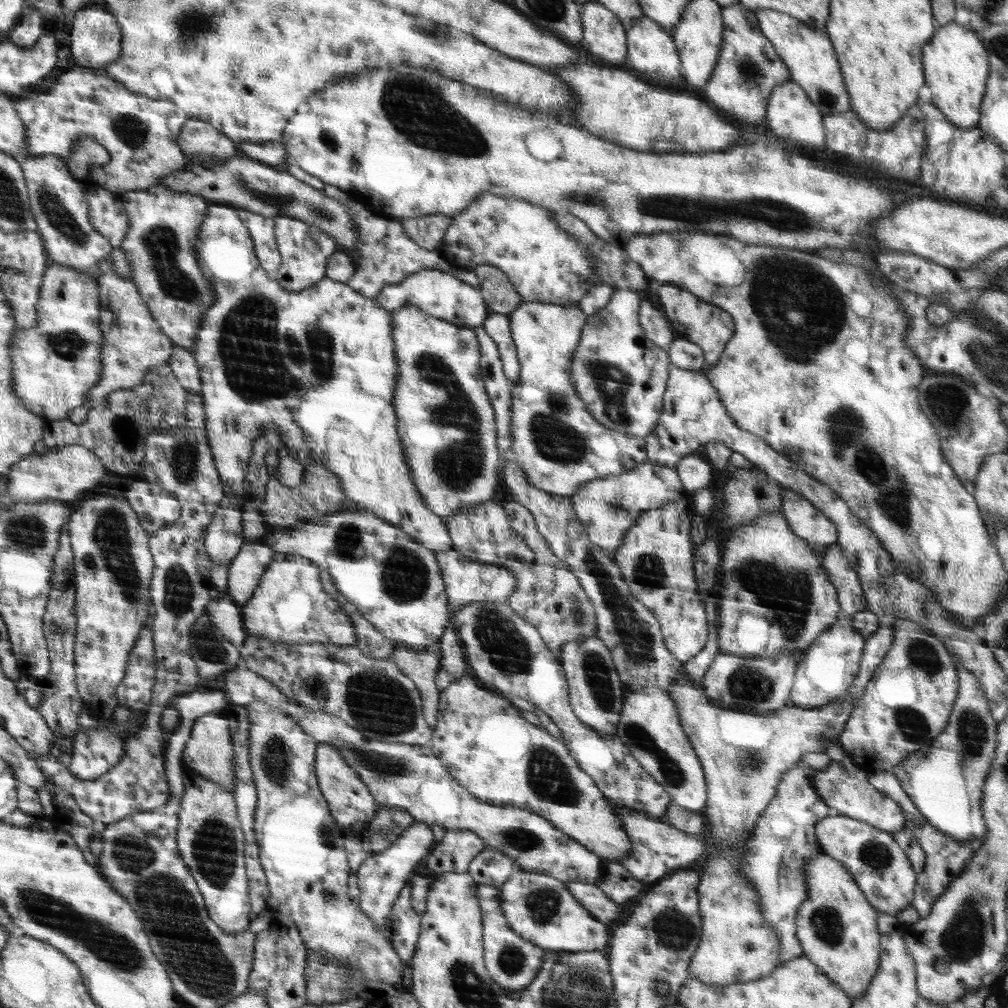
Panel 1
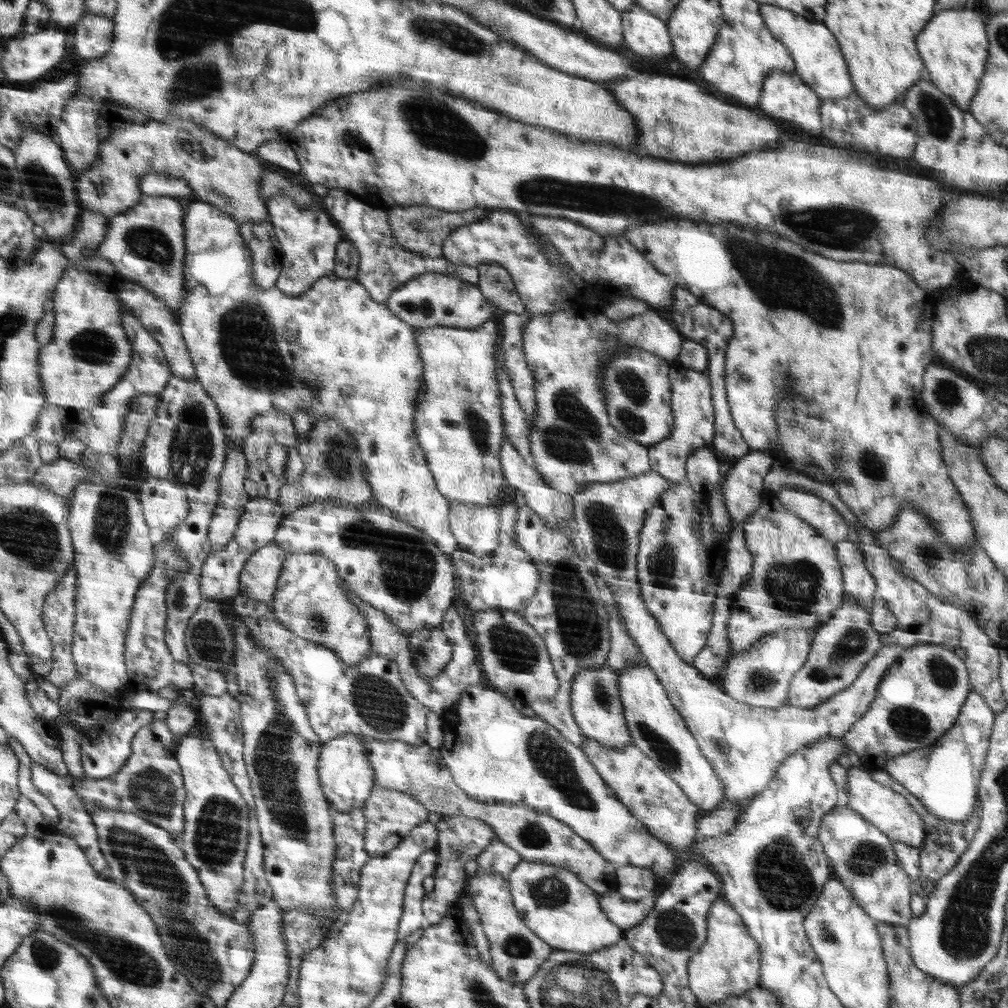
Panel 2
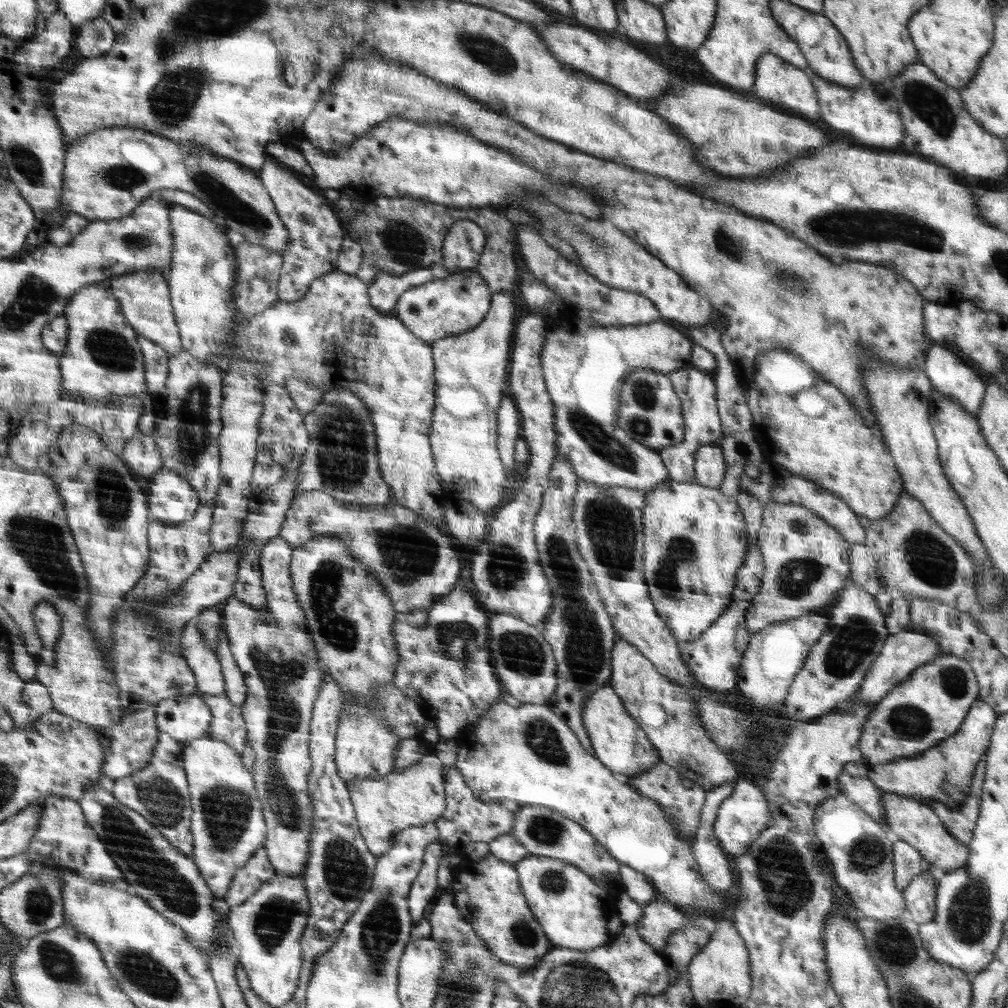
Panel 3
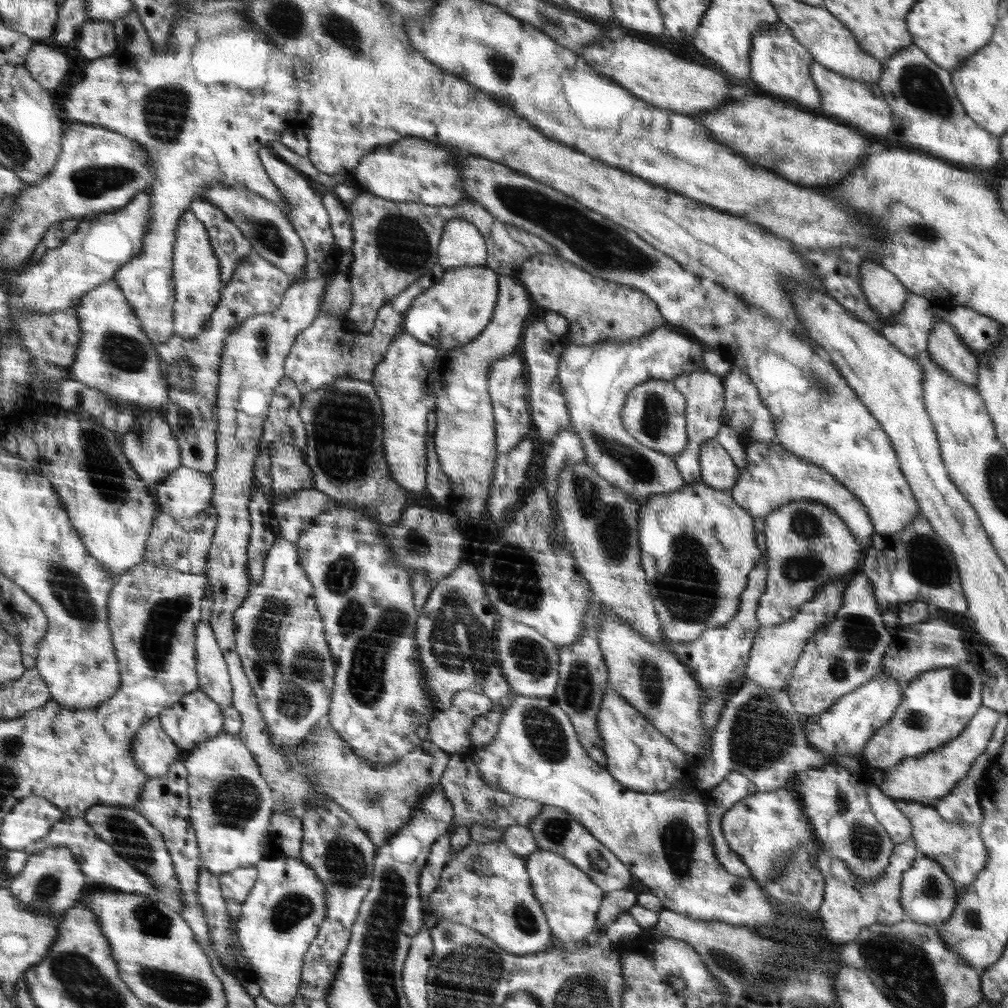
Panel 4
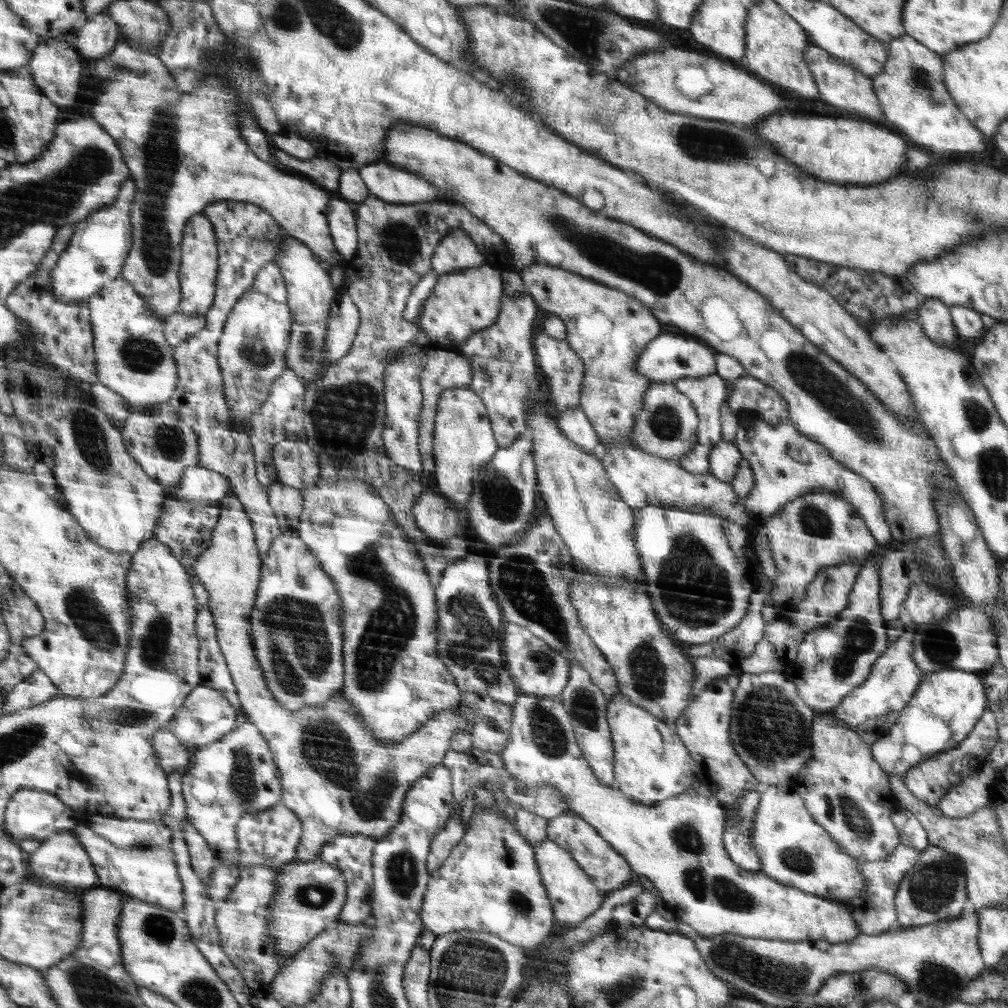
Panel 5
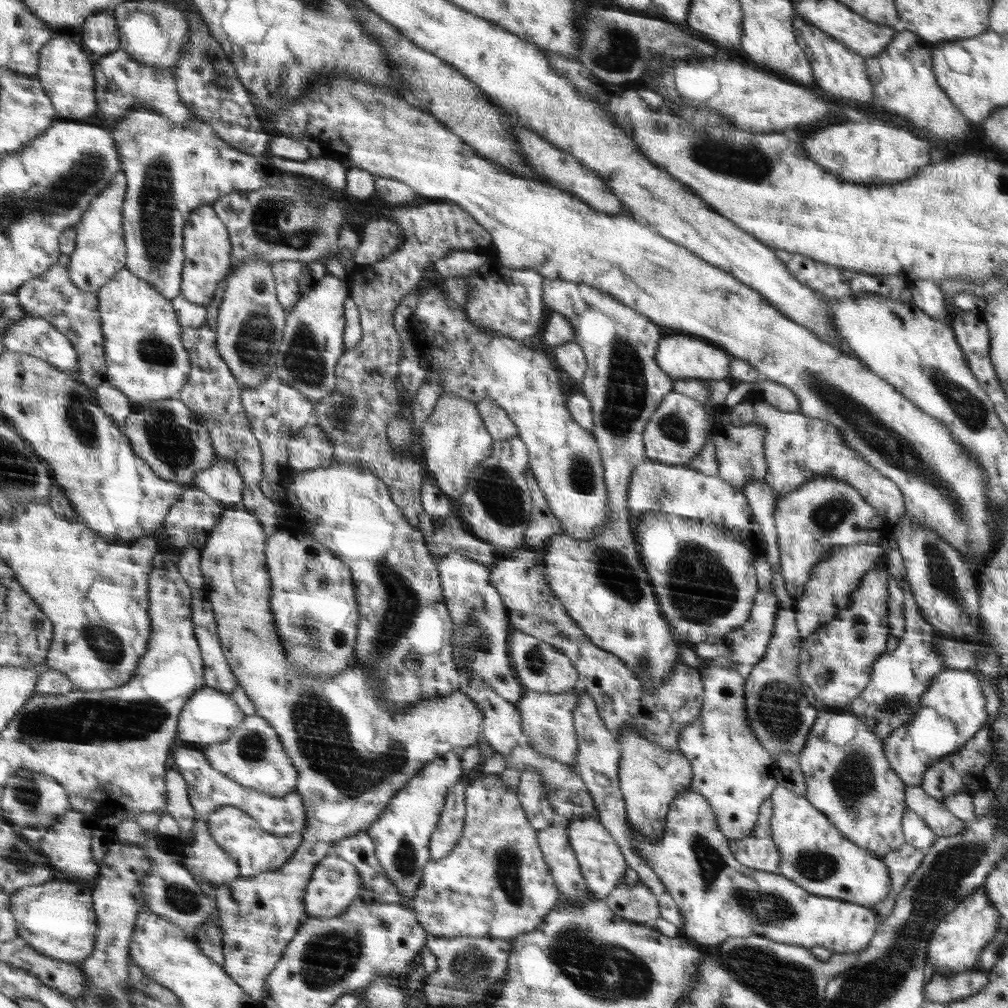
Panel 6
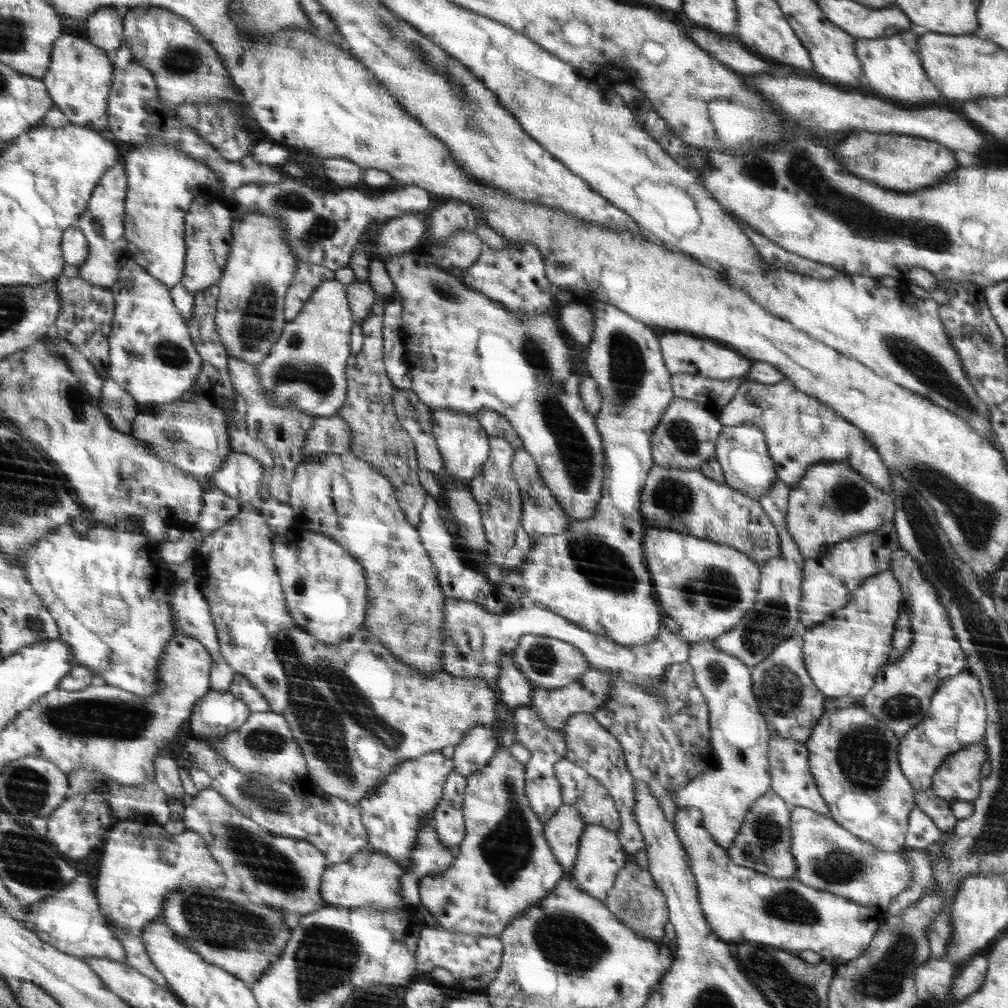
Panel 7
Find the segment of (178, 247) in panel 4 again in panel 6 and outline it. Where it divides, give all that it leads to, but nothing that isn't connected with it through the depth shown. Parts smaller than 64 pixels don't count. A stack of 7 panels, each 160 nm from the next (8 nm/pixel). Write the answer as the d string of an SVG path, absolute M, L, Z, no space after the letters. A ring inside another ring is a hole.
M202 205L202 210L193 211L194 218L186 226L186 282L181 282L181 294L186 301L206 308L232 268L233 244L228 227L211 205Z

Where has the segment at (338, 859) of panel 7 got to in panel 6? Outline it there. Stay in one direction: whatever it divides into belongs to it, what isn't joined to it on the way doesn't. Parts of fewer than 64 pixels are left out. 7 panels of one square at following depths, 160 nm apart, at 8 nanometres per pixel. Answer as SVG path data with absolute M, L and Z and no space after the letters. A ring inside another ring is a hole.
M178 746L173 747L174 750L170 750L170 754L174 754L172 766L182 774L183 778L186 778L186 784L189 788L187 793L197 816L205 817L218 807L230 805L250 814L252 818L257 820L262 830L270 831L275 835L303 834L305 826L308 825L308 814L306 814L301 796L296 792L282 796L270 796L254 789L242 787L233 779L226 777L226 774L214 770L212 764L206 759L205 752L190 750L190 748L178 748Z

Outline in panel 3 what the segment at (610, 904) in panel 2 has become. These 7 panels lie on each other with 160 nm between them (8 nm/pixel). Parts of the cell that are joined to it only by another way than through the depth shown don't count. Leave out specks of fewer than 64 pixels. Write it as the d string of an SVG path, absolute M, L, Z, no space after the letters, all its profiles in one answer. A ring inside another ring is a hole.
M654 899L643 903L641 907L642 916L634 924L636 930L658 954L661 954L670 934L687 925L689 920L670 902L657 902Z

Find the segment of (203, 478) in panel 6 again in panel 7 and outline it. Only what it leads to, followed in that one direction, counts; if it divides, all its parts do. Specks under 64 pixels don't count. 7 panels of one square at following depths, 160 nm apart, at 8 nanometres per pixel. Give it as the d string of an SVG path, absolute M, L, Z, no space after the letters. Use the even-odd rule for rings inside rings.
M231 452L221 469L212 475L212 480L214 486L230 498L253 505L260 490L262 477L261 462L242 452Z

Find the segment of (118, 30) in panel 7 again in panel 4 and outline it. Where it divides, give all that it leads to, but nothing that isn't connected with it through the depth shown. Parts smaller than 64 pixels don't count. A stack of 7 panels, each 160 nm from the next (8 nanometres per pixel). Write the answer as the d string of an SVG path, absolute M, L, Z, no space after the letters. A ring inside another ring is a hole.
M110 19L89 20L79 34L79 50L90 60L108 57L121 49L115 24Z

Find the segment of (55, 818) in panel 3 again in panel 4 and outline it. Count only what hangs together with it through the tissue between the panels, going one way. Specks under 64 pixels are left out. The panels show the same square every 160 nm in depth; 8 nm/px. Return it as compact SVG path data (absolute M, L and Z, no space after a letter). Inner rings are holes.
M66 814L66 818L62 822L58 822L58 826L54 826L54 830L48 834L48 838L42 838L42 842L36 842L34 846L30 846L28 854L42 854L46 849L70 848L76 859L80 861L82 870L86 876L90 878L90 884L110 884L114 886L114 890L120 890L127 893L156 893L155 886L147 877L147 874L142 874L137 866L122 858L106 840L100 838L100 834L92 828L92 823L86 818L76 818L76 816Z

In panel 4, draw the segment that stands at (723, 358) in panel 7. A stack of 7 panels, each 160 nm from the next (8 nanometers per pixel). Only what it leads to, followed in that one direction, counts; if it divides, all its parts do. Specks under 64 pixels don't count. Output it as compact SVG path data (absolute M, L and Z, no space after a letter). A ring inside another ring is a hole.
M658 327L641 337L634 337L625 341L608 339L601 343L587 345L575 345L567 342L566 354L561 354L561 393L565 395L569 407L569 426L577 431L582 446L585 447L585 463L592 466L602 478L630 494L636 501L646 501L650 496L680 490L685 488L686 482L671 455L652 450L638 442L625 429L621 419L621 410L625 406L626 397L634 386L640 386L642 382L648 382L648 380L673 381L674 378L682 374L705 371L701 344L701 342L699 344L690 342L688 336L684 338L684 336L680 336L680 332L676 334L676 332L672 332L672 328L666 330L666 327Z

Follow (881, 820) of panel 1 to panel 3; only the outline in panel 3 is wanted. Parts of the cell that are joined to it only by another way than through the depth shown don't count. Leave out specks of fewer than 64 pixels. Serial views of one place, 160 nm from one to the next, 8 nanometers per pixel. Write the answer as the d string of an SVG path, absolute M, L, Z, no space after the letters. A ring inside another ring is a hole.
M881 791L881 803L885 810L885 829L894 832L898 840L902 840L913 848L928 862L939 870L941 874L959 869L966 865L970 858L969 844L956 840L942 824L940 817L924 802L917 799L888 794Z

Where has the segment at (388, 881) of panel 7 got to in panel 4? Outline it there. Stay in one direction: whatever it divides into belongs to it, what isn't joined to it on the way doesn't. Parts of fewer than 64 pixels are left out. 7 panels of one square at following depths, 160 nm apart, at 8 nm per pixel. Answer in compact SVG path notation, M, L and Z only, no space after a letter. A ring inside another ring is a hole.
M275 858L258 862L257 879L252 890L241 904L235 920L237 938L241 944L241 953L253 971L253 981L261 988L262 996L278 1006L290 1005L298 995L301 981L301 970L304 957L310 943L318 934L318 929L326 914L325 886L319 881L317 874L304 864L304 861L293 858Z

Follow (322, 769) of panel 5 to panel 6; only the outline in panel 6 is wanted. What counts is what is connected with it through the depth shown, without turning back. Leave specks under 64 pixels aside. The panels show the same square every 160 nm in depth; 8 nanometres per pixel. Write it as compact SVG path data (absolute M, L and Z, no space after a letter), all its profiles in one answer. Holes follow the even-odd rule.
M226 508L225 512L220 516L220 520L216 523L214 529L208 536L205 547L200 551L201 553L201 573L204 577L204 590L208 593L208 600L213 606L213 613L217 620L217 633L219 636L219 641L221 642L221 649L233 670L234 676L236 677L237 684L242 687L242 690L248 695L248 698L254 703L256 707L256 713L262 718L266 719L266 722L270 723L270 726L274 728L277 732L278 738L282 740L282 744L285 744L286 752L288 752L290 759L293 760L293 765L297 767L298 780L297 787L294 790L298 795L301 796L302 802L305 805L306 814L308 814L308 825L305 826L303 830L304 840L301 842L301 848L297 850L294 854L294 858L290 862L286 862L281 869L276 869L270 872L265 872L264 874L257 874L255 877L250 878L238 878L233 881L224 883L216 887L212 897L217 903L217 912L219 912L219 928L223 932L223 937L221 942L223 945L223 955L225 958L224 969L241 985L242 990L246 991L252 999L260 1000L262 999L262 992L265 986L265 981L270 973L273 972L275 966L278 965L279 960L283 956L283 953L287 949L287 945L293 940L295 934L297 934L297 929L302 925L302 919L305 912L305 888L312 880L313 870L317 868L318 863L322 862L326 856L329 855L330 848L333 846L335 840L341 840L347 836L352 836L360 832L366 832L366 830L379 820L379 816L383 813L383 810L390 805L391 800L393 800L394 795L398 794L398 791L406 787L406 783L410 782L410 779L414 779L419 770L425 768L426 765L432 763L438 757L449 753L454 748L466 749L470 746L476 745L478 741L482 740L484 734L484 724L485 716L482 711L477 708L473 698L466 694L462 686L458 690L451 692L450 694L445 694L445 696L435 696L428 700L419 700L417 704L413 704L411 708L405 710L404 713L390 713L385 706L382 706L383 700L381 700L381 694L377 692L377 688L374 687L373 676L371 674L364 674L364 670L360 670L356 664L350 666L350 670L346 670L346 674L338 674L338 676L315 676L307 670L297 670L293 668L287 658L285 658L285 650L281 645L281 635L277 633L277 626L275 626L272 611L272 579L269 577L268 563L265 557L265 546L268 544L268 538L264 531L264 526L261 526L260 521L250 515L249 510L232 510Z

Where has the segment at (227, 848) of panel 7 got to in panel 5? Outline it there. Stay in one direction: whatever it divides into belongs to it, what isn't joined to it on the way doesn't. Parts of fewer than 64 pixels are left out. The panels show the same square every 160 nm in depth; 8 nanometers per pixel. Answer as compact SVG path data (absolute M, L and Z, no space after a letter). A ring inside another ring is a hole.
M281 802L261 812L246 812L237 825L241 867L278 867L294 861L304 826L297 813Z

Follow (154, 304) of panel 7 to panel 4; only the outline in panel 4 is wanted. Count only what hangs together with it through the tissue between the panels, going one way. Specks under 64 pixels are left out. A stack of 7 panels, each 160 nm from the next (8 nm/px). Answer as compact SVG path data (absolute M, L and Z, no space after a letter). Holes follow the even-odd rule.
M116 280L109 281L86 293L82 304L77 306L80 315L83 335L78 351L78 358L72 367L74 378L86 386L97 388L110 395L123 398L131 403L142 406L162 407L169 401L169 383L162 372L160 355L156 351L156 344L146 335L144 327L130 300Z

